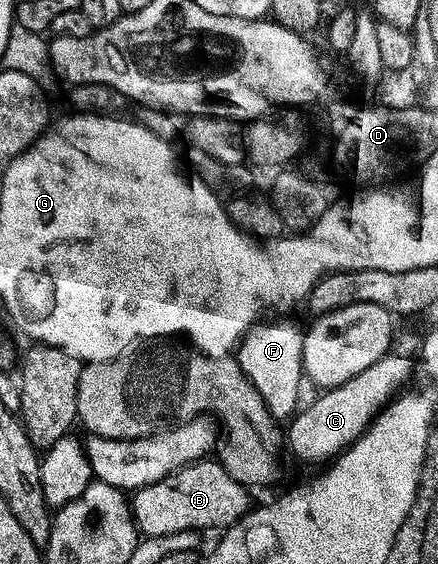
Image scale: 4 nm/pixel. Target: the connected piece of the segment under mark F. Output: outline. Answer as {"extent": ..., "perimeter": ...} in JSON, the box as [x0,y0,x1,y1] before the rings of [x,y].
{"extent":[239,322,305,420],"perimeter":[[[273,322],[270,326],[265,325],[258,325],[241,344],[239,361],[242,370],[249,378],[249,383],[257,389],[259,396],[265,401],[265,406],[274,419],[286,418],[289,420],[298,413],[297,401],[301,398],[301,382],[303,383],[305,378],[305,334],[293,322]]]}

